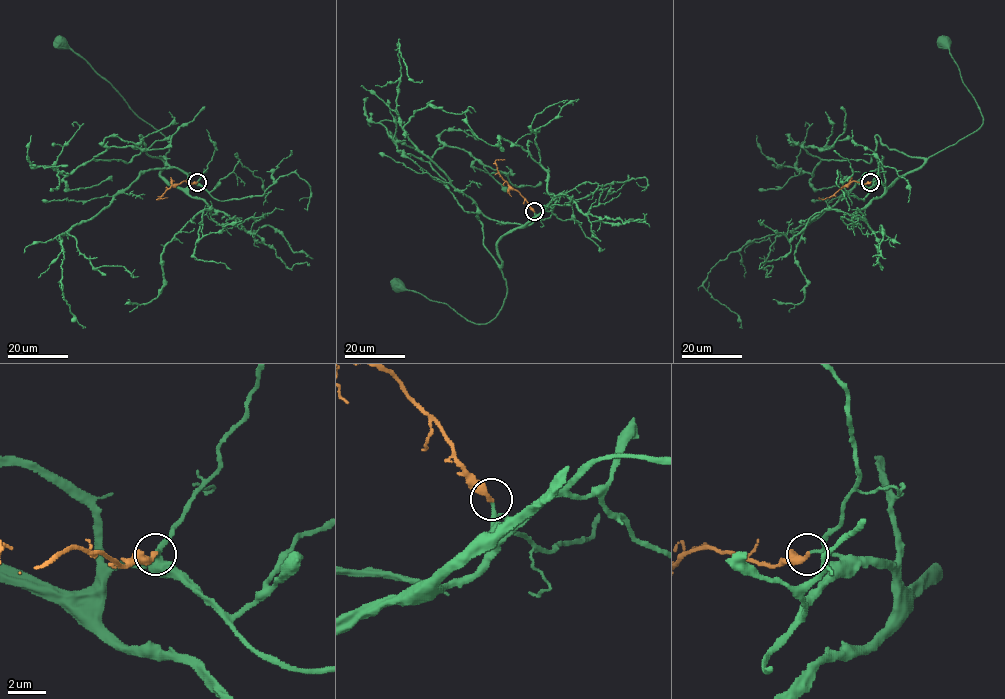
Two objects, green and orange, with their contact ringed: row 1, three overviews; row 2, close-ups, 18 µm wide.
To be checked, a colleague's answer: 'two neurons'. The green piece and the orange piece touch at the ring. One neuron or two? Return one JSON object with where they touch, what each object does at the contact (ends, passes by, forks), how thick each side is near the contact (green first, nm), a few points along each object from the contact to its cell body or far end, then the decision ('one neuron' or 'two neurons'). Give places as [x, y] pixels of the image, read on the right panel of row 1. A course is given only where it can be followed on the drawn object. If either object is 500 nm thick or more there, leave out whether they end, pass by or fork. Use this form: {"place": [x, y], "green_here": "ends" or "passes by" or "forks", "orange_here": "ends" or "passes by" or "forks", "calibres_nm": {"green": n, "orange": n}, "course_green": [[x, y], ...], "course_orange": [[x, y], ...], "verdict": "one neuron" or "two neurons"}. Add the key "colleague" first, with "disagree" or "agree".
{"colleague": "disagree", "place": [870, 182], "green_here": "passes by", "orange_here": "ends", "calibres_nm": {"green": 150, "orange": 360}, "course_green": [[870, 182], [887, 188], [982, 124], [980, 109], [962, 82], [959, 68], [943, 42]], "course_orange": [[870, 182], [864, 184], [852, 181], [824, 199], [818, 197]], "verdict": "one neuron"}

